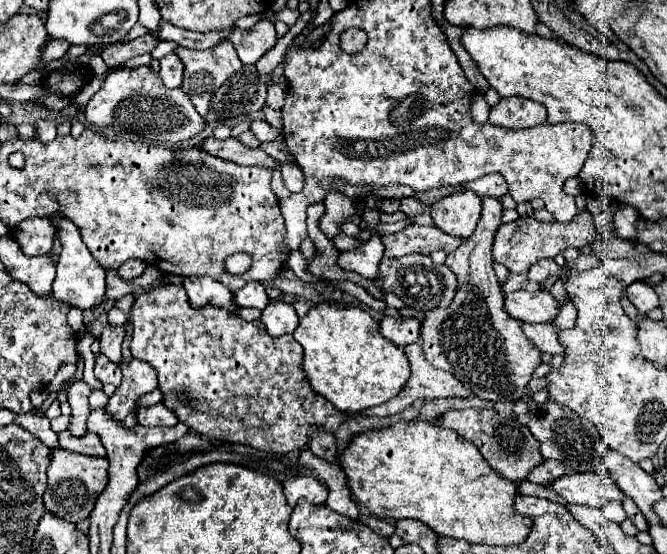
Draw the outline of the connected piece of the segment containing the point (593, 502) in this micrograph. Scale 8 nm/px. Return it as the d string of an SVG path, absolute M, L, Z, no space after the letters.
M596 472L564 474L562 478L548 482L546 488L560 494L566 502L580 506L604 506L610 500L624 498L610 476L602 476Z

